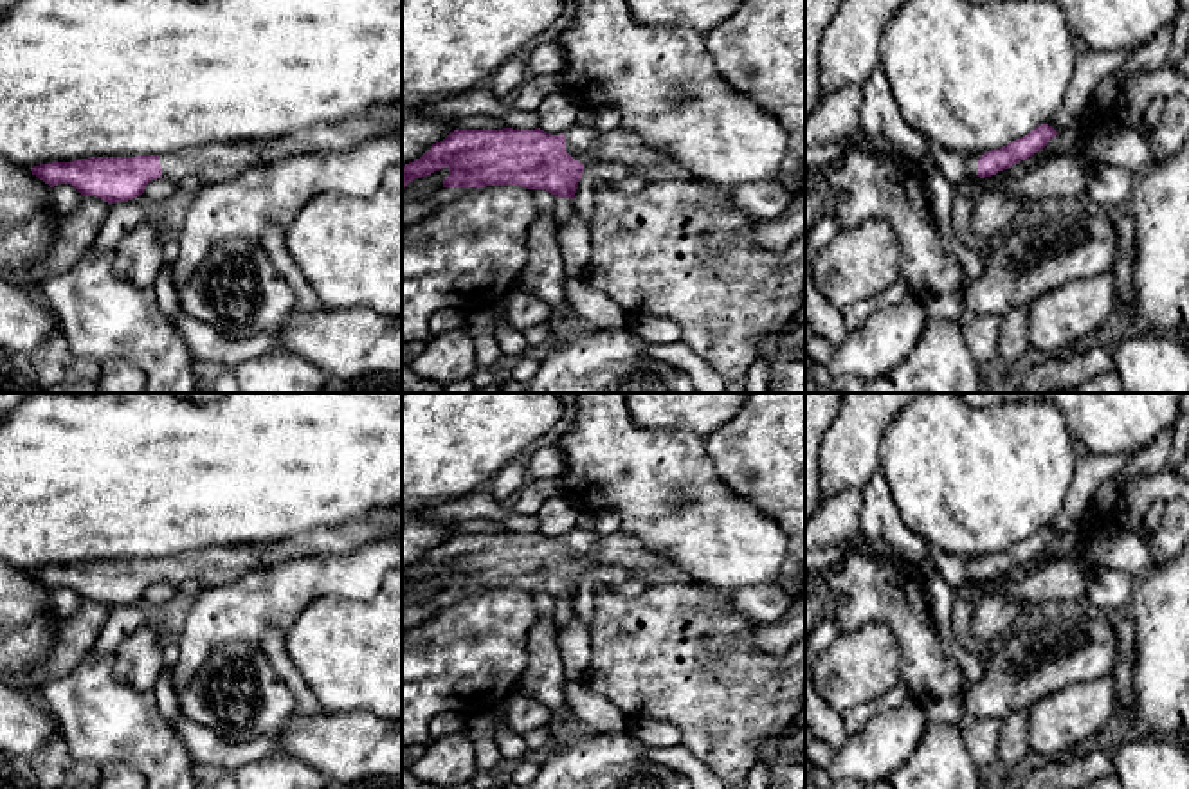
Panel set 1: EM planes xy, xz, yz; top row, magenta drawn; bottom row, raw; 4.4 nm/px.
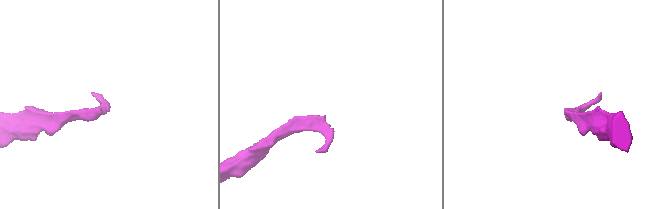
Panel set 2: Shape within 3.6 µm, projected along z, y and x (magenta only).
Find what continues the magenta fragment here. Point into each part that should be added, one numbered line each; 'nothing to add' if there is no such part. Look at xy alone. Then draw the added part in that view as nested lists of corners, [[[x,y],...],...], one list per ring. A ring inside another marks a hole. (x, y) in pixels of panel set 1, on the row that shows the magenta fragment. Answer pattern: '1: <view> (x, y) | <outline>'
1: xy (211, 163) | [[[402,103],[373,108],[339,124],[319,124],[270,141],[234,141],[184,148],[160,155],[162,178],[178,182],[195,175],[202,184],[229,180],[241,171],[299,153],[351,150],[378,135],[402,130]]]

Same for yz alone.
1: yz (957, 166) | [[[931,142],[930,153],[940,173],[953,184],[960,186],[966,180],[978,177],[978,159],[984,151],[962,153],[951,151],[939,142]]]

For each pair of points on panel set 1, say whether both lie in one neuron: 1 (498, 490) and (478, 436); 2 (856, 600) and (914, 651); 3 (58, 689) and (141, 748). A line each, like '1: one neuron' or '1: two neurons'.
1: two neurons
2: one neuron
3: one neuron

